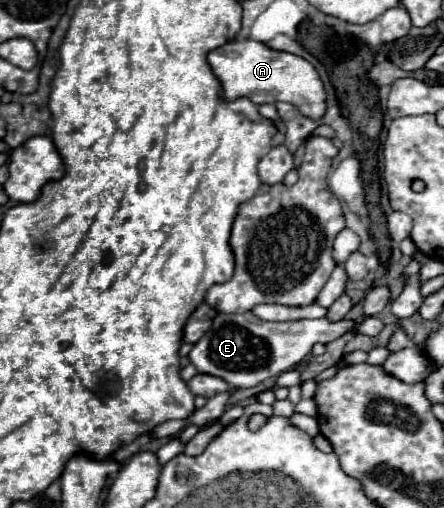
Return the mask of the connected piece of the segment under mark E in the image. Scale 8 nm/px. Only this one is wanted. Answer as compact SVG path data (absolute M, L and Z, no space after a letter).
M252 311L236 315L218 313L212 321L212 327L192 347L188 359L200 373L216 375L232 387L248 389L292 369L306 355L310 355L314 343L330 343L342 333L346 333L350 327L352 323L344 319L336 323L330 323L328 319L302 319L278 323L262 321Z

